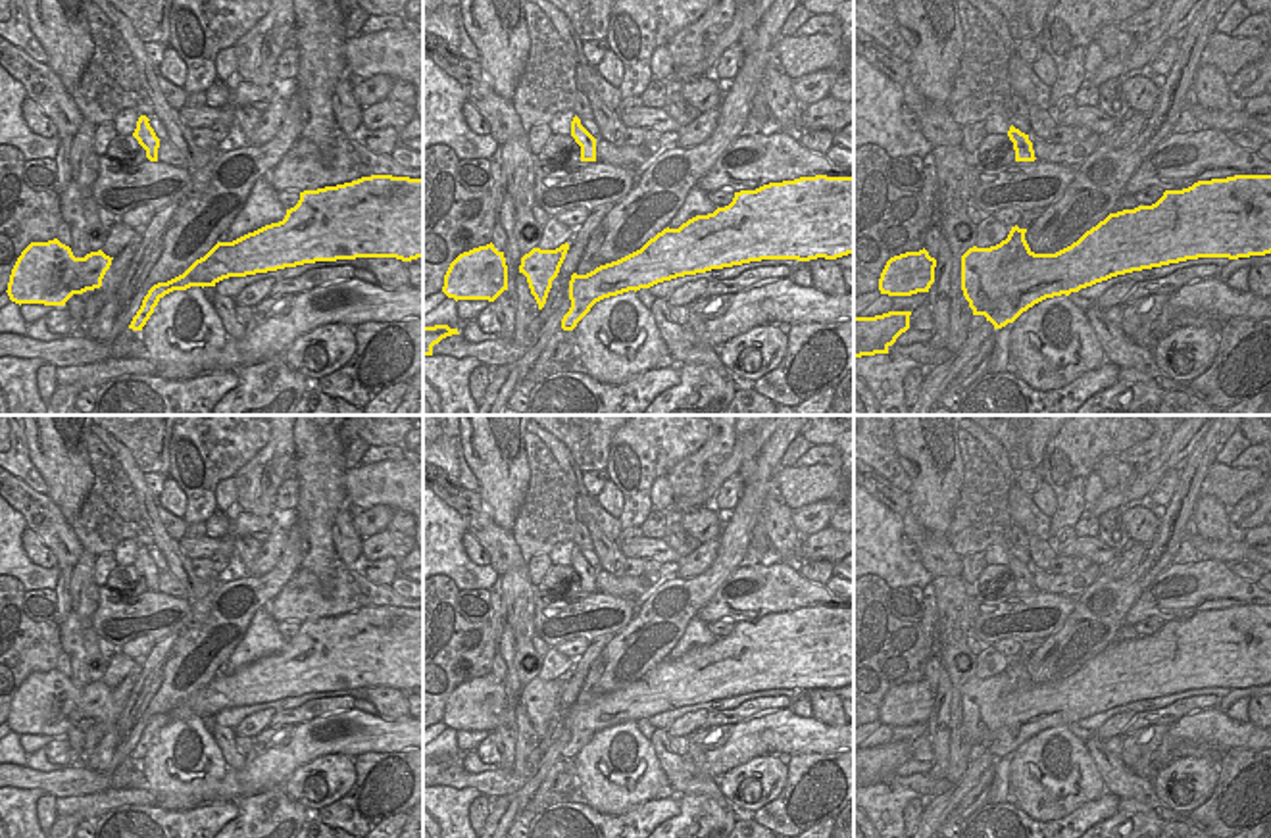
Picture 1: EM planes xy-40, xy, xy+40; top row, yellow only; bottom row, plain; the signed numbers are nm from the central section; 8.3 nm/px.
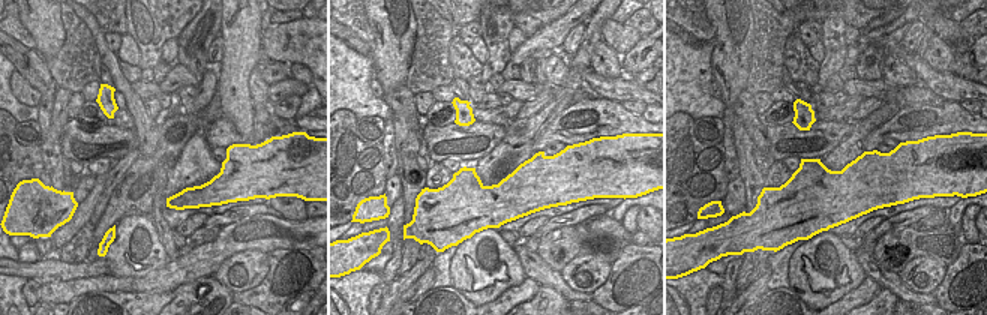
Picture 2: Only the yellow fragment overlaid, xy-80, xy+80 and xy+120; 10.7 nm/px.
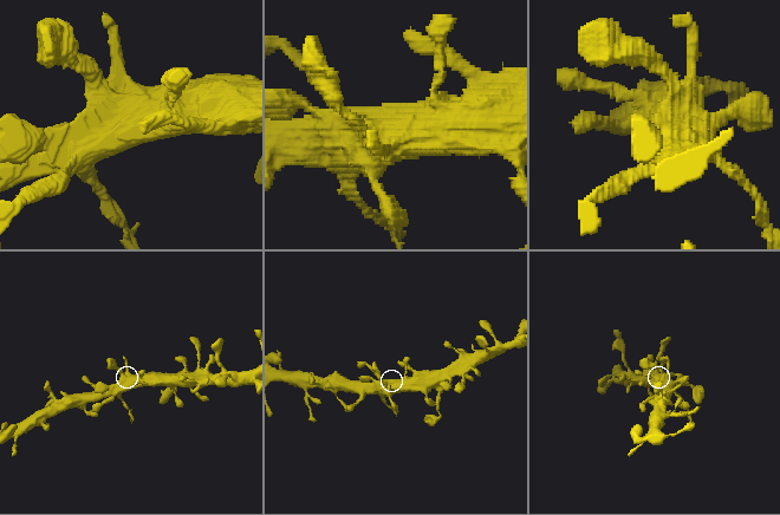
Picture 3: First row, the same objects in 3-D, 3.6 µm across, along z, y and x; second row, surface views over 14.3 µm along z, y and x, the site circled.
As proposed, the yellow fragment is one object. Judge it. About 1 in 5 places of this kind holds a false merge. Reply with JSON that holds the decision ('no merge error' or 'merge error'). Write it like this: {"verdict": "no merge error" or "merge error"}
{"verdict": "no merge error"}

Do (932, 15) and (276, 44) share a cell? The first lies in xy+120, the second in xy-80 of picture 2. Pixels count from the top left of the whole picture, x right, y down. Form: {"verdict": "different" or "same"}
{"verdict": "same"}

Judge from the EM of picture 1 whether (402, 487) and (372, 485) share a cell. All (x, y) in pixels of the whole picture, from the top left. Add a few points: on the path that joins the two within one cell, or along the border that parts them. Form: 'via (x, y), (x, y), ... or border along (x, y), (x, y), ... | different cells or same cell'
via (395, 485), (379, 485) | same cell

